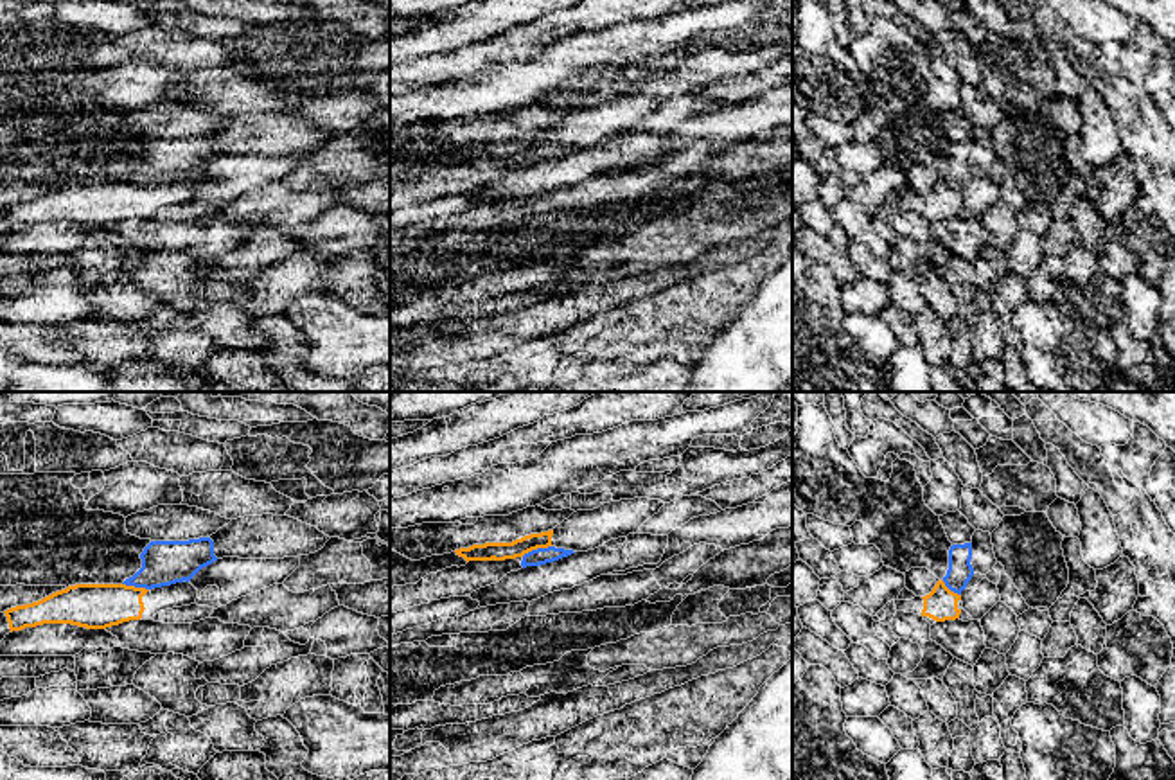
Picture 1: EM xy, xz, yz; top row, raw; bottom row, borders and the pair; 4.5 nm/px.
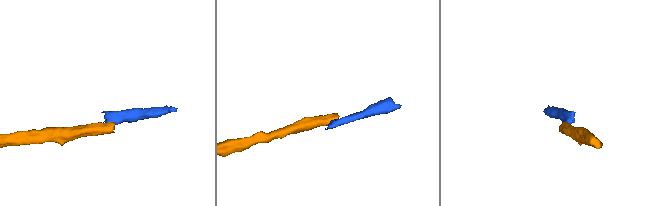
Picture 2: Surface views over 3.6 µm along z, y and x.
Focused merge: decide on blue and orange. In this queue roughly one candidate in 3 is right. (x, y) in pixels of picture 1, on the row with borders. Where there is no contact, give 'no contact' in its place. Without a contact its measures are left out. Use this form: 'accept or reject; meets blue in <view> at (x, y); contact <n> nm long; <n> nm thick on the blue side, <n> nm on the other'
reject; meets blue in xz at (538, 549); contact 140 nm long; 80 nm thick on the blue side, 80 nm on the other

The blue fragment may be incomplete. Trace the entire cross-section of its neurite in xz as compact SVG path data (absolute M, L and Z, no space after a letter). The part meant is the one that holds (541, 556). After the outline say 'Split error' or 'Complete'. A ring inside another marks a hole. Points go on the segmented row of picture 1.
M537 548L523 557L505 561L469 561L465 566L451 566L437 573L429 573L417 584L390 588L390 615L429 604L431 600L465 597L473 591L499 582L507 573L526 566L541 566L575 554L564 548Z. Split error

